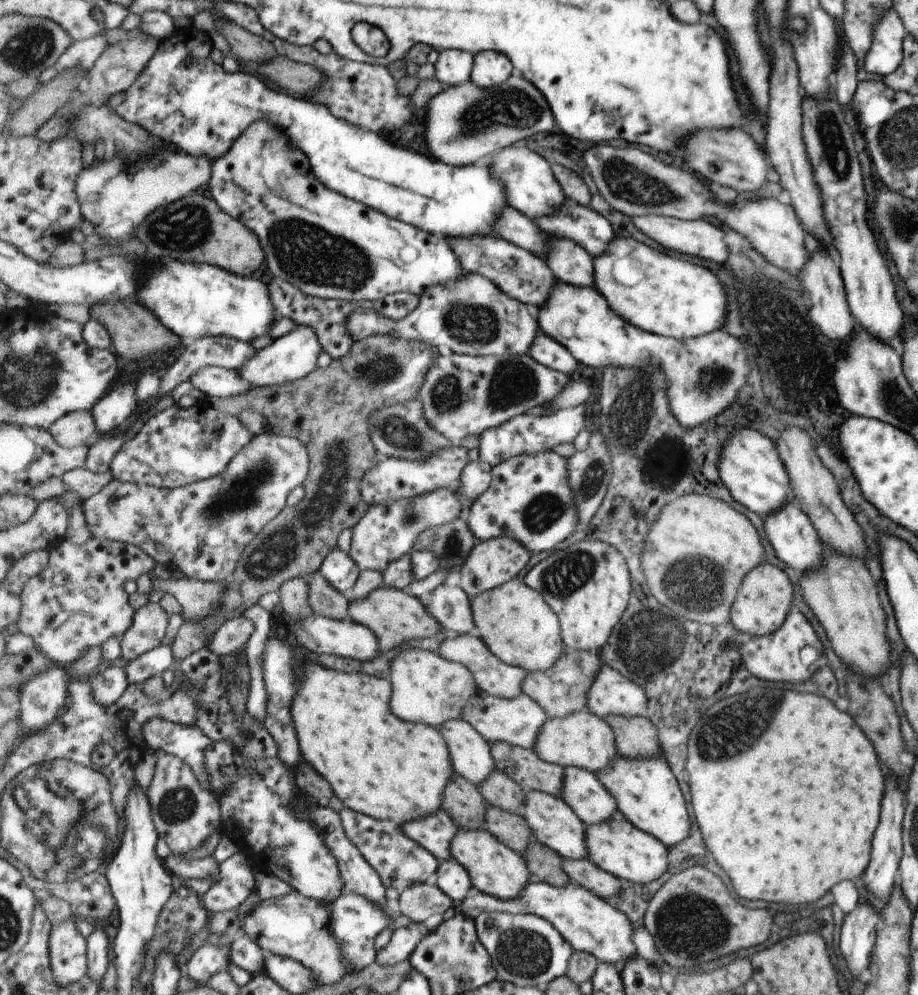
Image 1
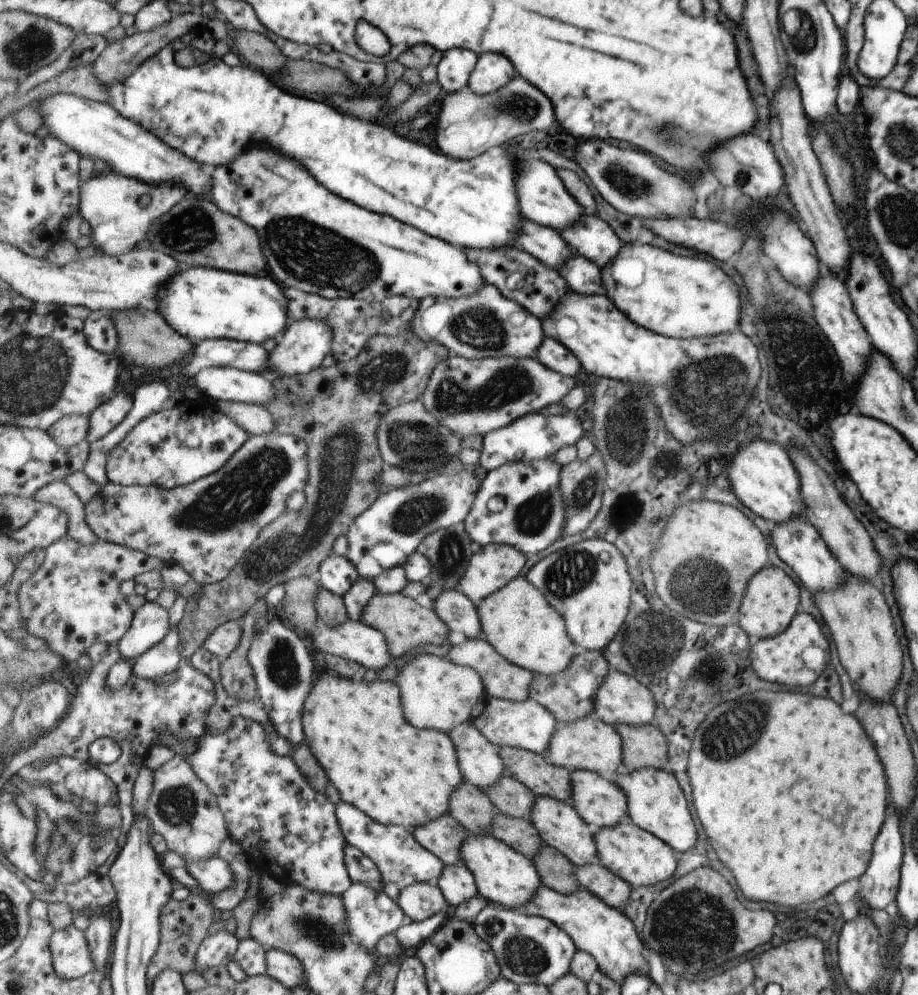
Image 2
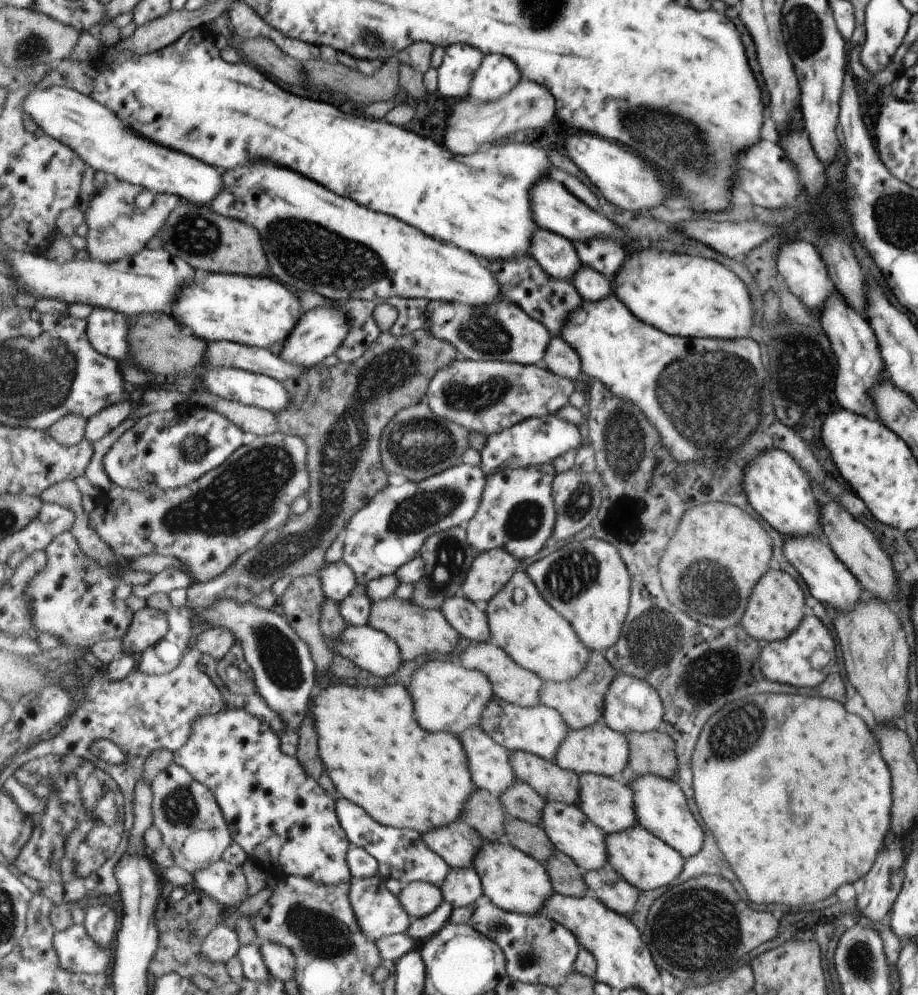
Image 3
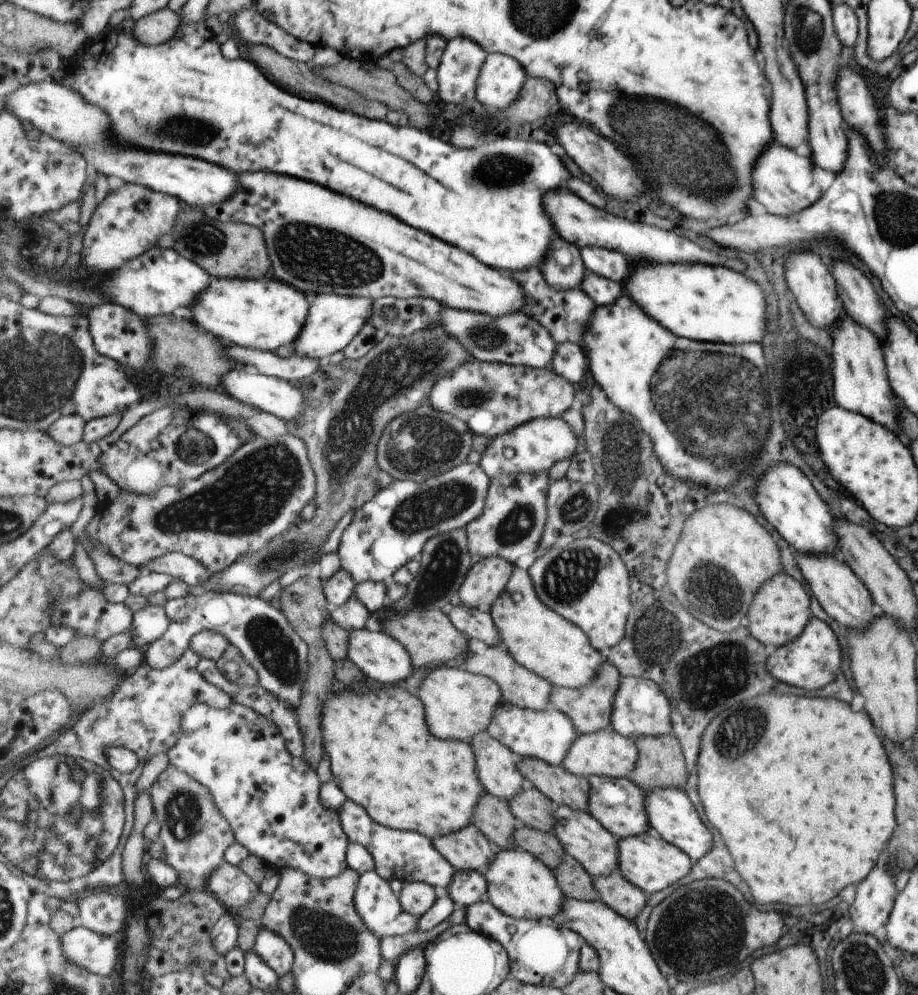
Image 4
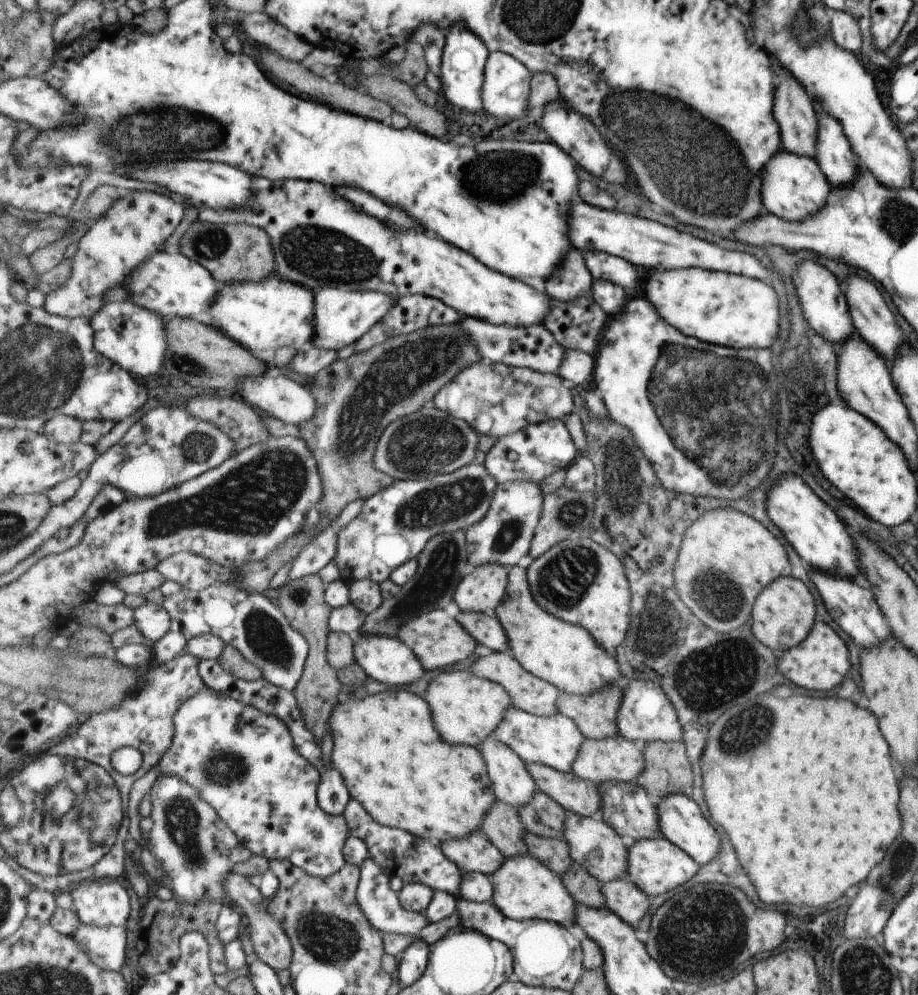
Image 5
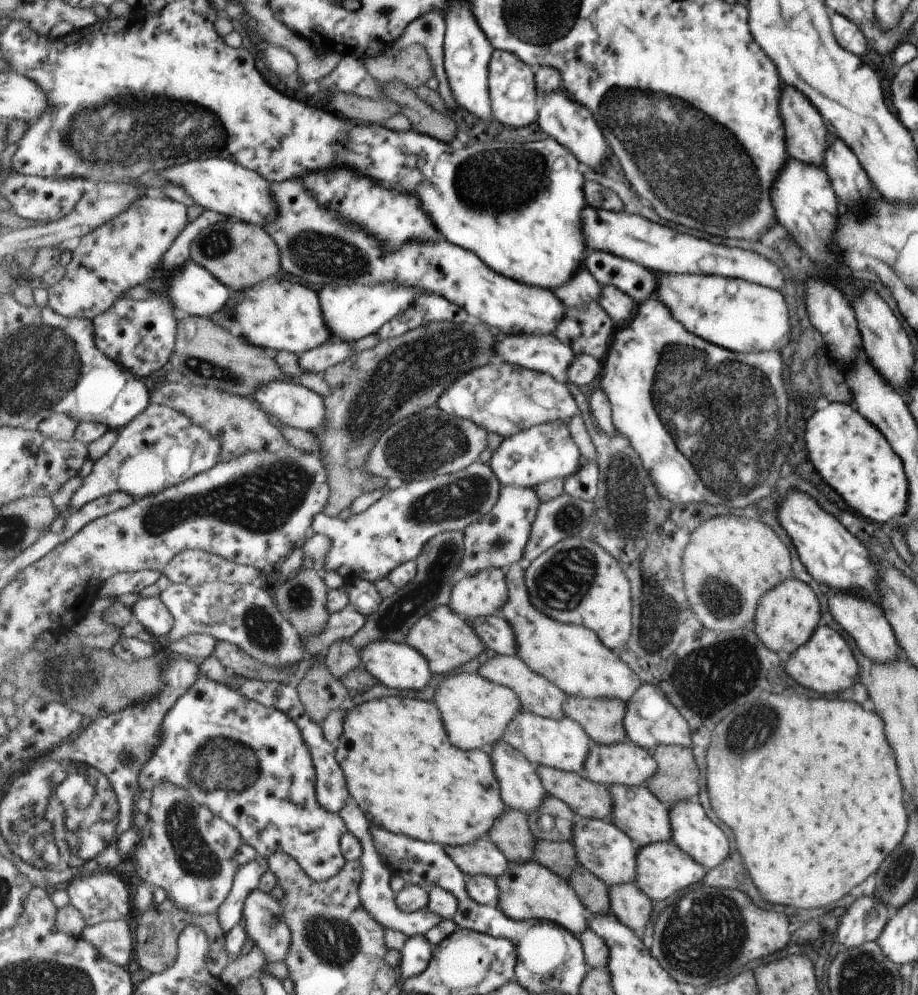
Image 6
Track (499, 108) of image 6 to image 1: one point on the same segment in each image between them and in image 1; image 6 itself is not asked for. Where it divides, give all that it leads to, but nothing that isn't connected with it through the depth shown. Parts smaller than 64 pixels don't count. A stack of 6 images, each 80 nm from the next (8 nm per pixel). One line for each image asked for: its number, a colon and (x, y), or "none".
1: (490, 68)
2: (493, 71)
3: (498, 74)
4: (501, 82)
5: (508, 82)

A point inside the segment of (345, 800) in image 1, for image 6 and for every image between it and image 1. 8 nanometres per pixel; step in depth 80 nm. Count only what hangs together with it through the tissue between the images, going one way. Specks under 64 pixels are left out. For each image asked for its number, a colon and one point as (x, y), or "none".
2: (397, 775)
3: (403, 776)
4: (371, 739)
5: (394, 762)
6: (401, 768)

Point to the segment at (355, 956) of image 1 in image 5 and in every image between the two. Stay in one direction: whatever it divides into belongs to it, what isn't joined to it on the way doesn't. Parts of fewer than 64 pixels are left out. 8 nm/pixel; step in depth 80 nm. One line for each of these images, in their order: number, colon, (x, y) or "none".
2: (372, 915)
3: (380, 914)
4: (381, 908)
5: (382, 906)

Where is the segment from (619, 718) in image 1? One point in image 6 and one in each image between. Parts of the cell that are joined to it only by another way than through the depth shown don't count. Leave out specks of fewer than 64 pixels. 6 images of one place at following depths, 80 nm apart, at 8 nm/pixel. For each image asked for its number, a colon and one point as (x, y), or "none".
2: (645, 747)
3: (653, 753)
4: (661, 765)
5: (667, 771)
6: (676, 781)

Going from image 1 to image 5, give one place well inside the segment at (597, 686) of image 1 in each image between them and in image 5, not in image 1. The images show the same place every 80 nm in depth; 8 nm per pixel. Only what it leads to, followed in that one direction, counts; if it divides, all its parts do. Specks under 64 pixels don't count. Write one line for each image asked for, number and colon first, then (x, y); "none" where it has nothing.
2: (622, 699)
3: (632, 705)
4: (642, 709)
5: (647, 715)

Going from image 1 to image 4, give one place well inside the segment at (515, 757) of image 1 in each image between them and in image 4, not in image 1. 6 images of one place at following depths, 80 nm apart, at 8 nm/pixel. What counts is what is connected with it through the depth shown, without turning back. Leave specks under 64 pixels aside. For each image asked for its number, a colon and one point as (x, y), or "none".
2: (543, 778)
3: (555, 784)
4: (563, 788)

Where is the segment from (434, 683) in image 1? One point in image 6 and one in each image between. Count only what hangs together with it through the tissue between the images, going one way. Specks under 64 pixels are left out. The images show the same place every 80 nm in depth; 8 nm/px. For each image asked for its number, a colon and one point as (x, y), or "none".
2: (439, 694)
3: (448, 698)
4: (459, 705)
5: (467, 709)
6: (478, 712)

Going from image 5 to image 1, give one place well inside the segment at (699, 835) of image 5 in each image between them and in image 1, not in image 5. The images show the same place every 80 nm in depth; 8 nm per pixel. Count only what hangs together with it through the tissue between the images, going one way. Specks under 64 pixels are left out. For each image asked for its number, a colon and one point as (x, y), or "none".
1: (645, 790)
2: (656, 804)
3: (662, 809)
4: (671, 817)

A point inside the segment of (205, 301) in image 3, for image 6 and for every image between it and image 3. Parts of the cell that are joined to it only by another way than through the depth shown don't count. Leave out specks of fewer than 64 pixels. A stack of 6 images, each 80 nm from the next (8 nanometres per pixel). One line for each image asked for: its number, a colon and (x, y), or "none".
4: (266, 314)
5: (274, 313)
6: (282, 315)

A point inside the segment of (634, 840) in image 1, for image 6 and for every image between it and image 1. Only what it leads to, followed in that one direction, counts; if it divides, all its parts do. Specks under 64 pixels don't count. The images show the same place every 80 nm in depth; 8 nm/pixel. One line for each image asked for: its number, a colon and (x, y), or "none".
2: (641, 859)
3: (645, 861)
4: (650, 863)
5: (656, 866)
6: (664, 869)

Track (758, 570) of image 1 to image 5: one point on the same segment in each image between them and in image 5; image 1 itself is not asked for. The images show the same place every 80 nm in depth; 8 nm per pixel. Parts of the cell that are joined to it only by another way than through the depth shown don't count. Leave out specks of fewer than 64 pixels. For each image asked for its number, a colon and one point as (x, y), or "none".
2: (768, 607)
3: (773, 610)
4: (780, 610)
5: (782, 615)

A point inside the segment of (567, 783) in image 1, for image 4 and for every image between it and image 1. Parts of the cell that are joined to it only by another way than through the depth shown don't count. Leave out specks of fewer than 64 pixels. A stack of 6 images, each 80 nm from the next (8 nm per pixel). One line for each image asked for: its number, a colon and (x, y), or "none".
2: (603, 804)
3: (611, 805)
4: (619, 804)

